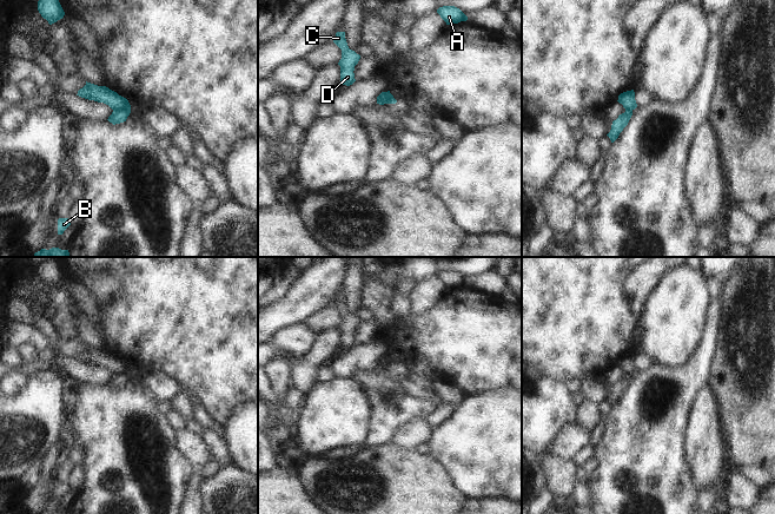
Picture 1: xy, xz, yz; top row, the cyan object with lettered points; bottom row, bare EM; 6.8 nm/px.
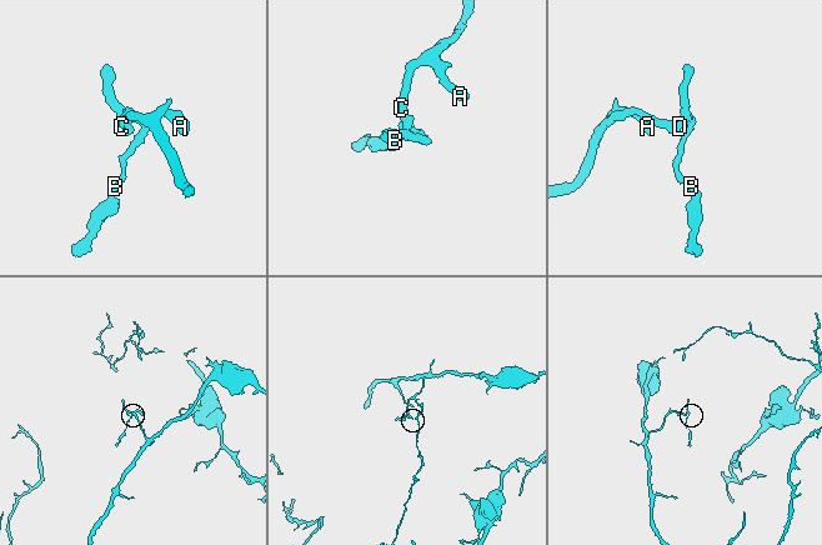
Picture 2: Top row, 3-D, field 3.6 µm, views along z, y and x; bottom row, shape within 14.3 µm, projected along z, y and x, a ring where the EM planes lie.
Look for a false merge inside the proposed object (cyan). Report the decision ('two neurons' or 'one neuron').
two neurons

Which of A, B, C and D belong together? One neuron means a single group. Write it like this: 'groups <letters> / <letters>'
groups A C D / B

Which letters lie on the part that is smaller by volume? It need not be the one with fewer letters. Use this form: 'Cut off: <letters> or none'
Cut off: B

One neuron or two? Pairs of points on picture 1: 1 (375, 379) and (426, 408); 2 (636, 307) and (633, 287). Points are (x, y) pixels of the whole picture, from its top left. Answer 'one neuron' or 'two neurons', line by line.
1: one neuron
2: one neuron

